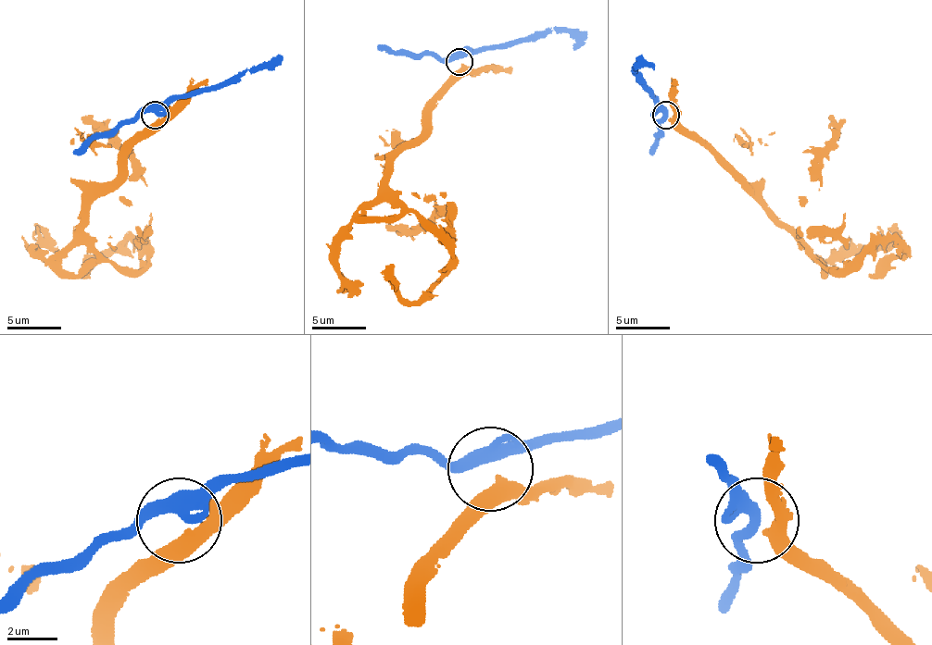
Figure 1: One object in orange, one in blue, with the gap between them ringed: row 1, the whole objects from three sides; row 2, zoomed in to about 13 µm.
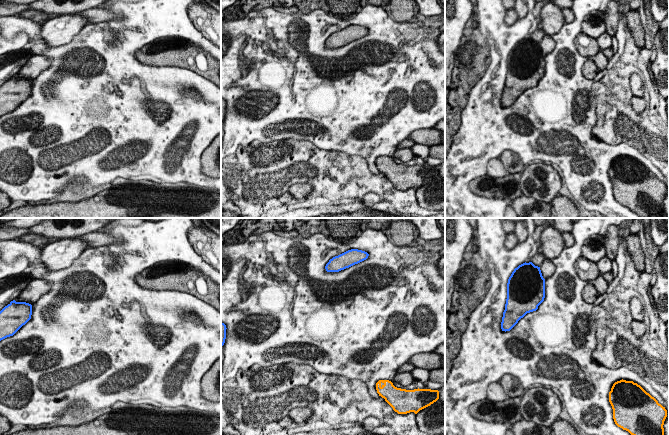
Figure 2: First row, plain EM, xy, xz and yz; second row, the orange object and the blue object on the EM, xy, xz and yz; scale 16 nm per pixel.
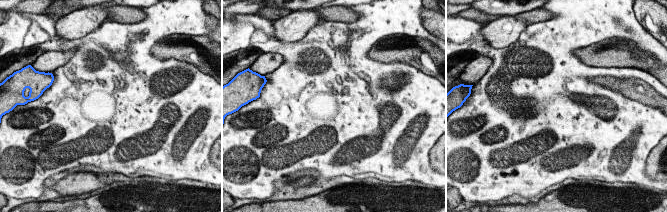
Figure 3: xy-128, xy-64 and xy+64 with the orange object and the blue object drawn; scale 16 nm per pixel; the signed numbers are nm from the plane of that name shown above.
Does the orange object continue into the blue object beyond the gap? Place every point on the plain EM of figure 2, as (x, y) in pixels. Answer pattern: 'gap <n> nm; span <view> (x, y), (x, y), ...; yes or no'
gap 1700 nm; span yz (613, 160), (537, 84); yes

